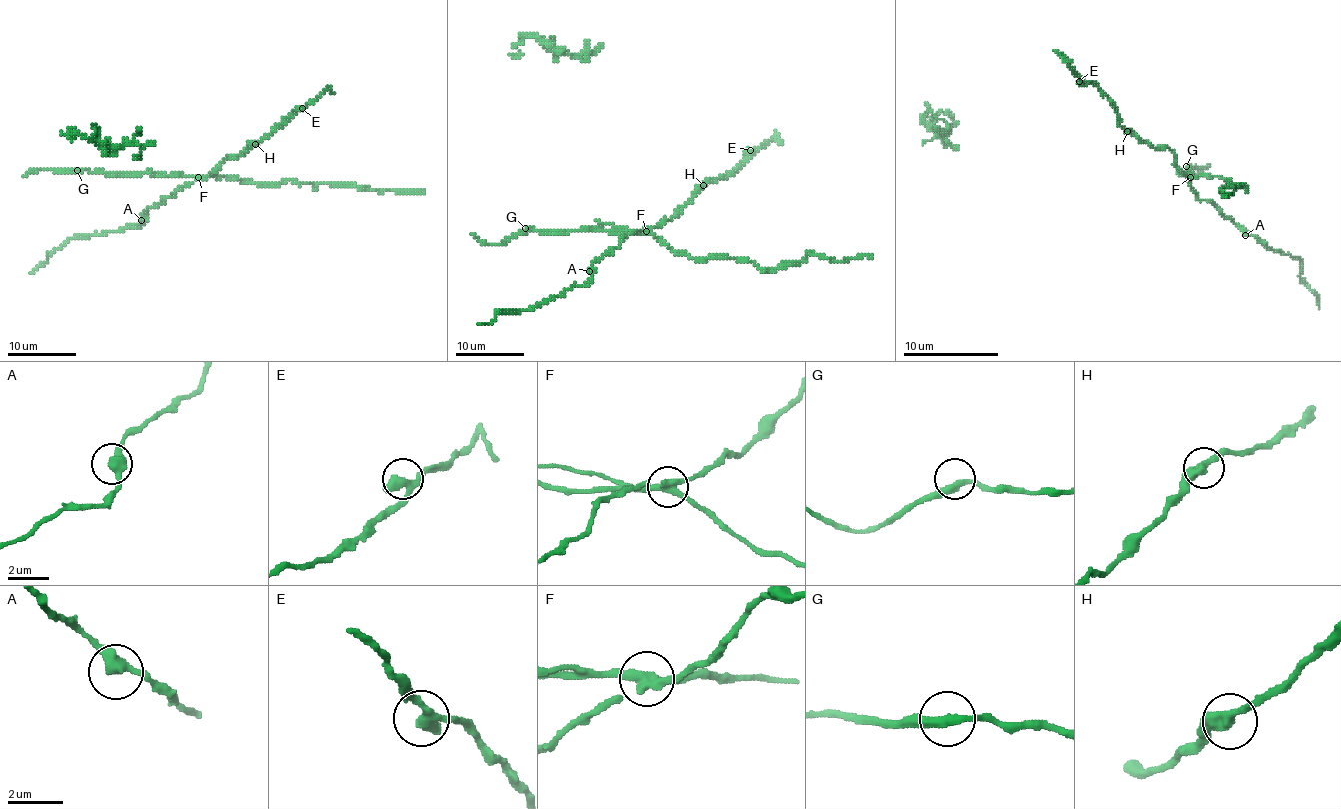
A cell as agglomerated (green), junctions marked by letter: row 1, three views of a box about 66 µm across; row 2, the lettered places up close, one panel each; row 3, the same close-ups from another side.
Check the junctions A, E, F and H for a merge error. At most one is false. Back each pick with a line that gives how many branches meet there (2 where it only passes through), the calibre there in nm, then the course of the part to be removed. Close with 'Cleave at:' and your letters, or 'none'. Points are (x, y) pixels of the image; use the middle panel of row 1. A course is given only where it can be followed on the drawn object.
F: branches 4; calibre 340 nm; course (646, 231), (691, 257), (728, 256), (755, 262), (762, 269), (798, 264), (809, 256), (835, 261), (871, 257)
Cleave at: F

